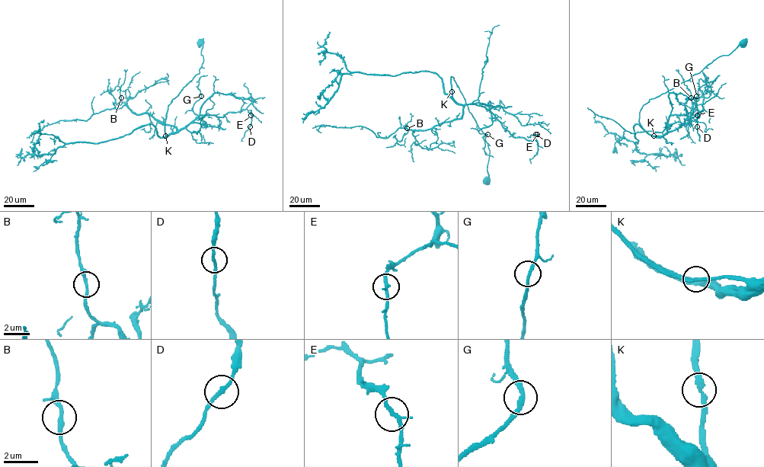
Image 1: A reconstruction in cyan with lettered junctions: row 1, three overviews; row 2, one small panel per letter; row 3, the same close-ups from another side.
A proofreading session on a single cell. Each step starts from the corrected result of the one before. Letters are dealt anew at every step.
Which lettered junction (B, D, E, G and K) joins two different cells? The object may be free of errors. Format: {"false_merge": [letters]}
{"false_merge": []}

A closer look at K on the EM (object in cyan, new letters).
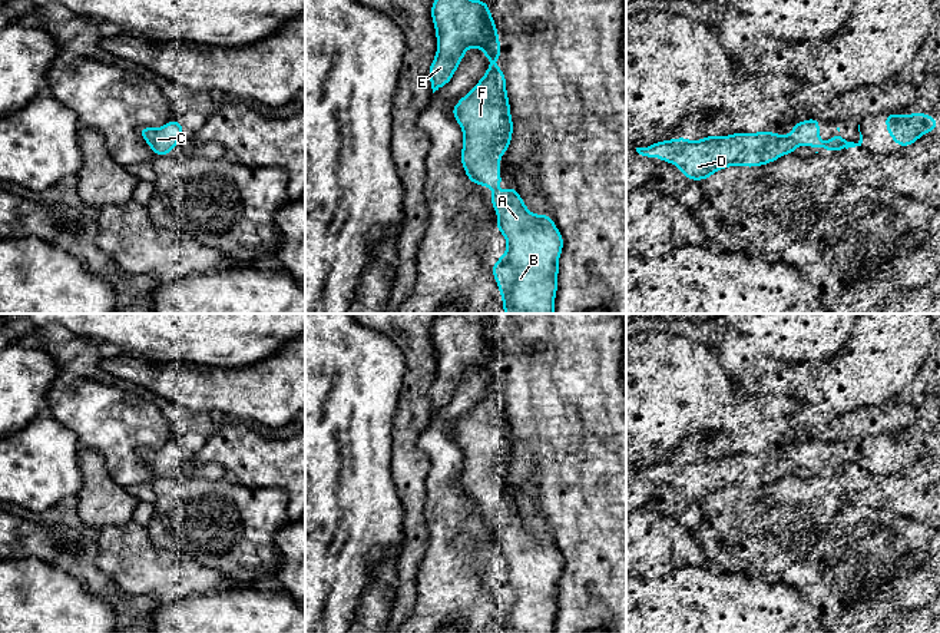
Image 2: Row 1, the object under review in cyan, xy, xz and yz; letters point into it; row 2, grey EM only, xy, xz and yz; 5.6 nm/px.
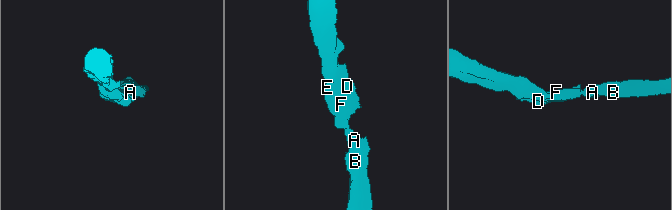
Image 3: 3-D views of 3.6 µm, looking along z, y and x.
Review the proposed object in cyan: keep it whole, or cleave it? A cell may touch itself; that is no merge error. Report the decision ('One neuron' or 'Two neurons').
One neuron

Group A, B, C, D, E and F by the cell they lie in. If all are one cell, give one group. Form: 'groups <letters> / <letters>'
groups A B C D E F

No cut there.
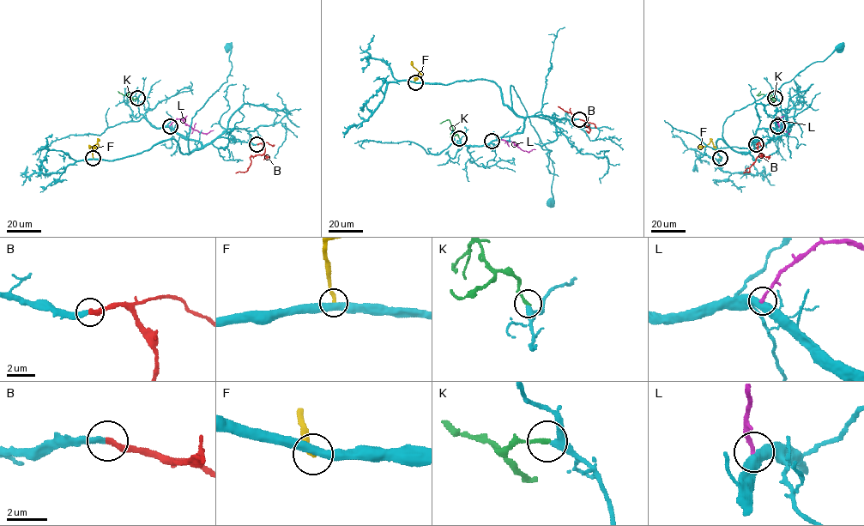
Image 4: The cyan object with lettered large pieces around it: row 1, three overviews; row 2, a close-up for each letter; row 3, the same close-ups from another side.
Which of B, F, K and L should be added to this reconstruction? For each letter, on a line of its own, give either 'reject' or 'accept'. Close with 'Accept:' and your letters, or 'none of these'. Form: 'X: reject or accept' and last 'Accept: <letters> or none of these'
B: accept
F: reject
K: reject
L: reject
Accept: B

